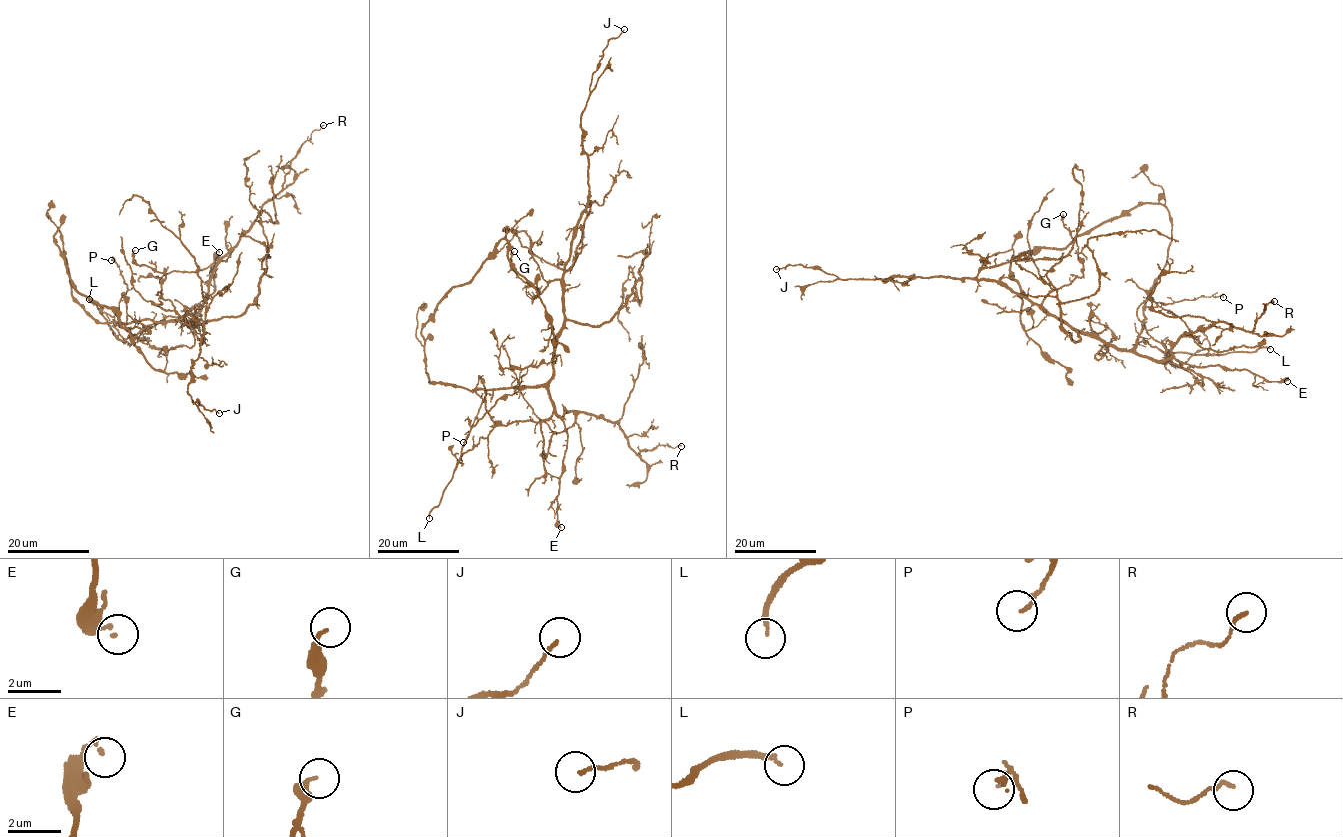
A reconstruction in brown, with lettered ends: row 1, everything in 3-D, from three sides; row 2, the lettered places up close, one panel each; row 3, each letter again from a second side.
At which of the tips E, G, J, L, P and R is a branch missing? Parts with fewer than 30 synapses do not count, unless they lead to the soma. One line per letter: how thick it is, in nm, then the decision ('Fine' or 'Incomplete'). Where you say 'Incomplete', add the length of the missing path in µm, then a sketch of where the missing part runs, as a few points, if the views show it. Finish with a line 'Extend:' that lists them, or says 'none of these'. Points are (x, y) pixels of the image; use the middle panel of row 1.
E: Thickness 130 nm. Fine
G: Thickness 100 nm. Fine
J: Thickness 110 nm. Fine
L: Thickness 140 nm. Incomplete. Missing length about 60 µm
P: Thickness 110 nm. Fine
R: Thickness 110 nm. Fine
Extend: L

